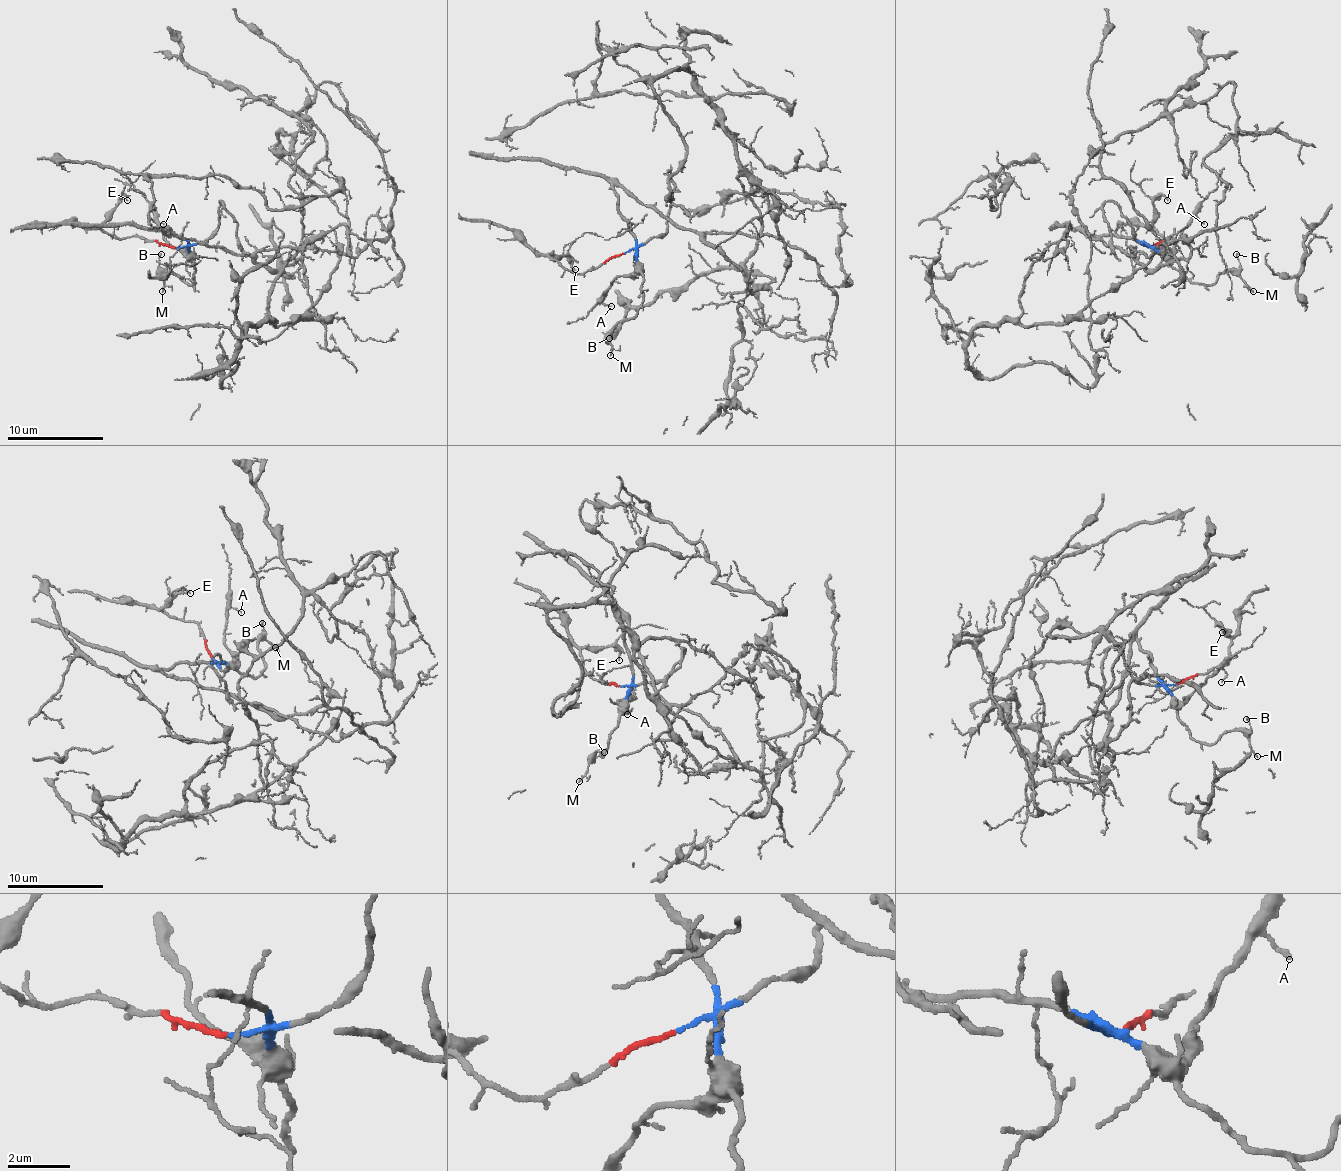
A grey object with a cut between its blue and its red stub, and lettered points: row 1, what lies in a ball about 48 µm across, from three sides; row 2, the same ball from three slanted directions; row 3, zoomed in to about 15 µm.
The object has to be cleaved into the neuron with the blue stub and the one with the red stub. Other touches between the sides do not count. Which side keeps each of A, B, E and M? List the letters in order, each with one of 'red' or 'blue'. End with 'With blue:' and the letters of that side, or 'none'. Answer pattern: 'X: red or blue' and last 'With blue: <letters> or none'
A: blue
B: blue
E: red
M: blue
With blue: A, B, M

